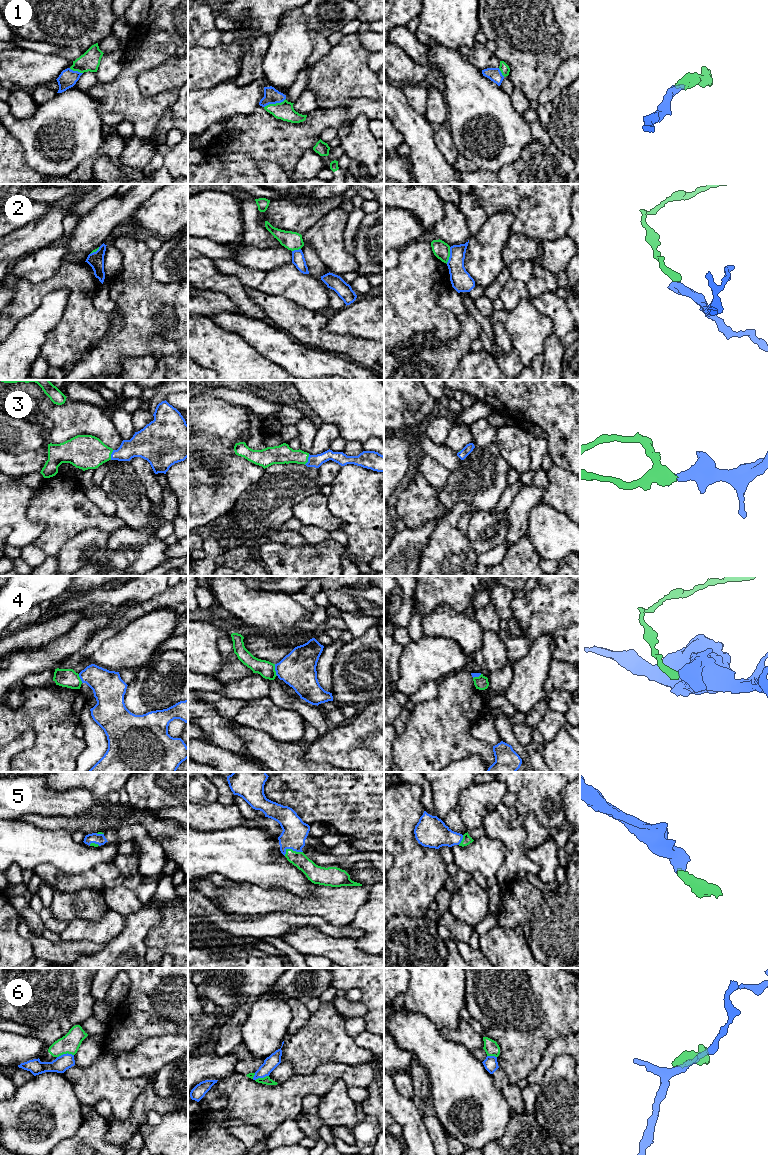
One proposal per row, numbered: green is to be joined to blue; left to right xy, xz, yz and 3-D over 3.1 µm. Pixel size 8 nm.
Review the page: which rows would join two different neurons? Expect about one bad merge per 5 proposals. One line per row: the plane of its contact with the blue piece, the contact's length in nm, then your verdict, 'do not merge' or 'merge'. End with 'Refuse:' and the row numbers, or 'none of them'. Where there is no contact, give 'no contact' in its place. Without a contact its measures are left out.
1: contact in xz; length 190 nm; merge
2: contact in yz; length 140 nm; do not merge
3: contact in xz; length 100 nm; merge
4: contact in xz; length 100 nm; do not merge
5: contact in xz; length 160 nm; merge
6: contact in xy; length 140 nm; do not merge
Refuse: 2, 4, 6

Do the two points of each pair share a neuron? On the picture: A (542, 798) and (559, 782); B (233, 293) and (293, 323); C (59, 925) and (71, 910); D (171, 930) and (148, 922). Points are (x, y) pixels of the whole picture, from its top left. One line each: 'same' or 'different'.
A: same
B: different
C: different
D: different

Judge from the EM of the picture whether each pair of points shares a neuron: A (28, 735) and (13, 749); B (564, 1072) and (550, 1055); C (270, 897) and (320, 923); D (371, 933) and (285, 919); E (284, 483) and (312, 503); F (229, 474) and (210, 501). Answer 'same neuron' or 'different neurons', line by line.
A: same neuron
B: different neurons
C: different neurons
D: different neurons
E: different neurons
F: same neuron

